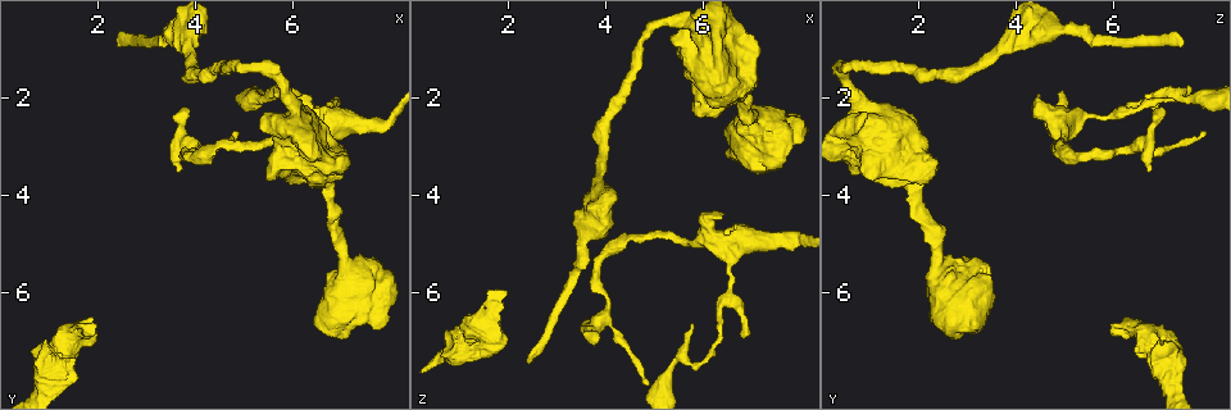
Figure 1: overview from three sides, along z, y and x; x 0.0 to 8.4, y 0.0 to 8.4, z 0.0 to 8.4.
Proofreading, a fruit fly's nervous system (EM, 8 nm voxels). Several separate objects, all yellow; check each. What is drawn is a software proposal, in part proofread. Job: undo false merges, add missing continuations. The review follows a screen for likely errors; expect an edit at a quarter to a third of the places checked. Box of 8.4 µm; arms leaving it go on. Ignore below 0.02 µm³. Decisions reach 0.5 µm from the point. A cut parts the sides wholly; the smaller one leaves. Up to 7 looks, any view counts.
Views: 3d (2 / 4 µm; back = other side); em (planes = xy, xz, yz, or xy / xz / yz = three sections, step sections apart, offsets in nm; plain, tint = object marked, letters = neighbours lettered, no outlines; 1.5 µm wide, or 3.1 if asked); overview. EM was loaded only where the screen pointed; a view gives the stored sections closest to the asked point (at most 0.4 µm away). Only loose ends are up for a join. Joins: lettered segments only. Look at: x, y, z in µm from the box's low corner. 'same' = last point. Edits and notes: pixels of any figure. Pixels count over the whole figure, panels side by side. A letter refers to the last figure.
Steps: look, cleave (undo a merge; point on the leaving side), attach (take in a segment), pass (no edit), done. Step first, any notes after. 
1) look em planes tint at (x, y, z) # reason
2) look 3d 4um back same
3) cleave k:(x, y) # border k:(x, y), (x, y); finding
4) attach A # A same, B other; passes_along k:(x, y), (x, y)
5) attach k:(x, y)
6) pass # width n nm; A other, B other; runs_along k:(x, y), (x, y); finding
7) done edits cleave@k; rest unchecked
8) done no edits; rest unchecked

look 3d 2um at (3.75, 2.25, 7.10)

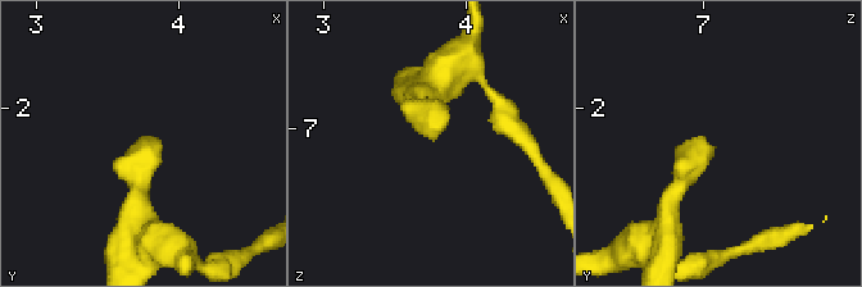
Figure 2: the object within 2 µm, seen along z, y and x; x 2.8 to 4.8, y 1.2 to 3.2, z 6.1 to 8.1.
look em xy step 4 tint at (3.76, 2.28, 7.10)

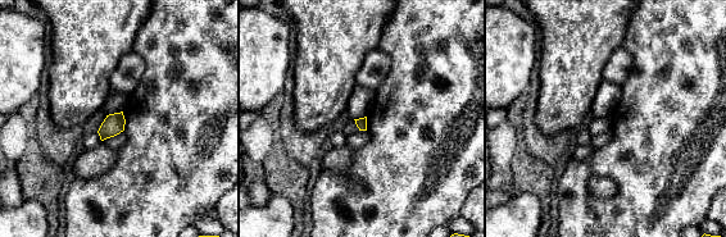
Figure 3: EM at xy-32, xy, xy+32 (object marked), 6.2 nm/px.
look em xz step 4 letters same # cut it another way

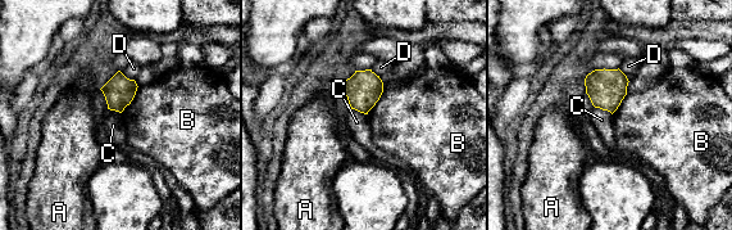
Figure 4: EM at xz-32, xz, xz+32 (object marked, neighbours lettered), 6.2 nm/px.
pass # width 180 nm; A other, B other, C other, D other; border 4:(595, 107), (612, 114); no lettered segment goes on from it

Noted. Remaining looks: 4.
look em xz step 8 tint at (2.40, 1.00, 7.45)

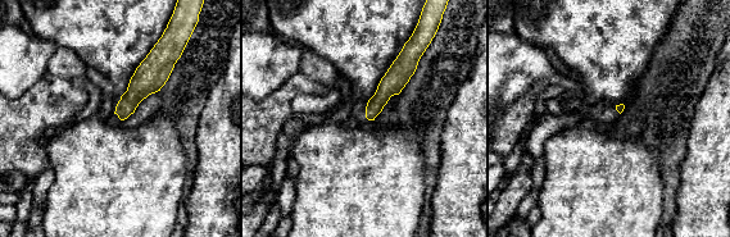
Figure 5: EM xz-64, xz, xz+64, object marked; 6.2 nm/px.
look em planes letters same # cut it another way

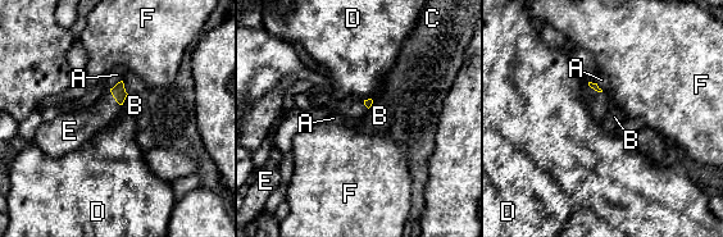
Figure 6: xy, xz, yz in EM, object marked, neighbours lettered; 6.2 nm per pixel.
attach E # A other, B other, C other, D other, E same, F other; passes_along 6:(118, 91), (114, 98), (85, 123); the cell continues

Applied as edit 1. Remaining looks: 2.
done edits attach@6; rest unchecked

